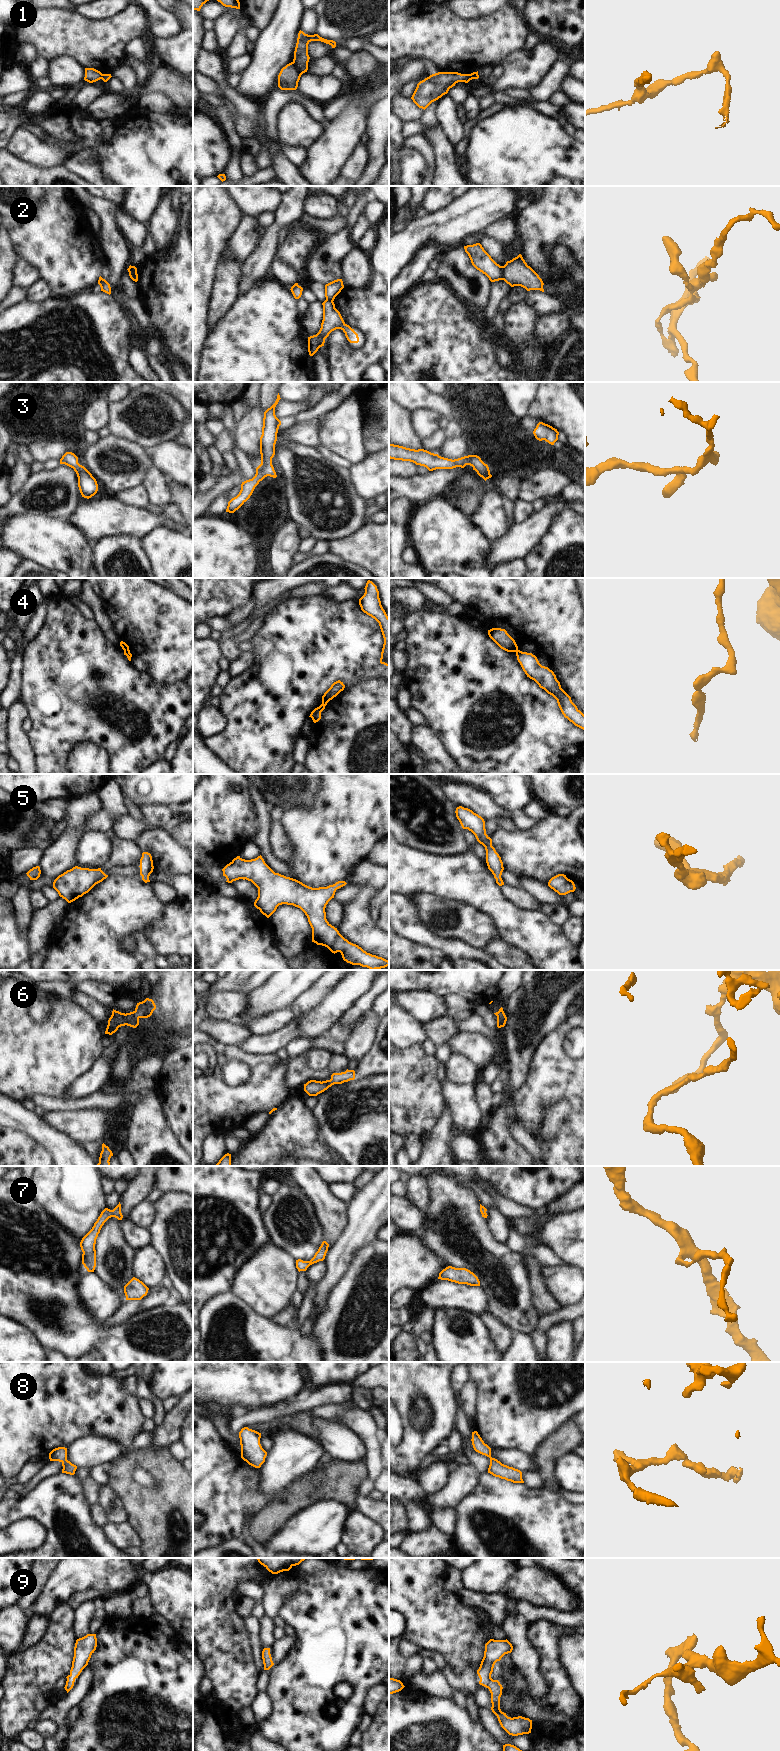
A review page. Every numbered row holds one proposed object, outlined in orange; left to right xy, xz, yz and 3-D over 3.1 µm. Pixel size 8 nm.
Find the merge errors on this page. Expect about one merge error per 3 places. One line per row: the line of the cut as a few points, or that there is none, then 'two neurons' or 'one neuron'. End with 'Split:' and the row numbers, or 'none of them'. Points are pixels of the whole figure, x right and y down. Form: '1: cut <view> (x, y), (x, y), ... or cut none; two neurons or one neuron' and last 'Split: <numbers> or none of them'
1: cut xz (292, 62), (302, 73); two neurons
2: cut yz (502, 266), (503, 279); two neurons
3: cut none; one neuron
4: cut xz (321, 704), (324, 706); two neurons
5: cut none; one neuron
6: cut none; one neuron
7: cut none; one neuron
8: cut none; one neuron
9: cut none; one neuron
Split: 1, 2, 4

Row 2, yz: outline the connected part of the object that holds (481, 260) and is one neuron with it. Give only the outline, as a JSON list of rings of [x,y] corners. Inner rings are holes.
[[[480,243],[464,246],[472,265],[485,274],[491,282],[503,280],[503,266],[497,264]]]

